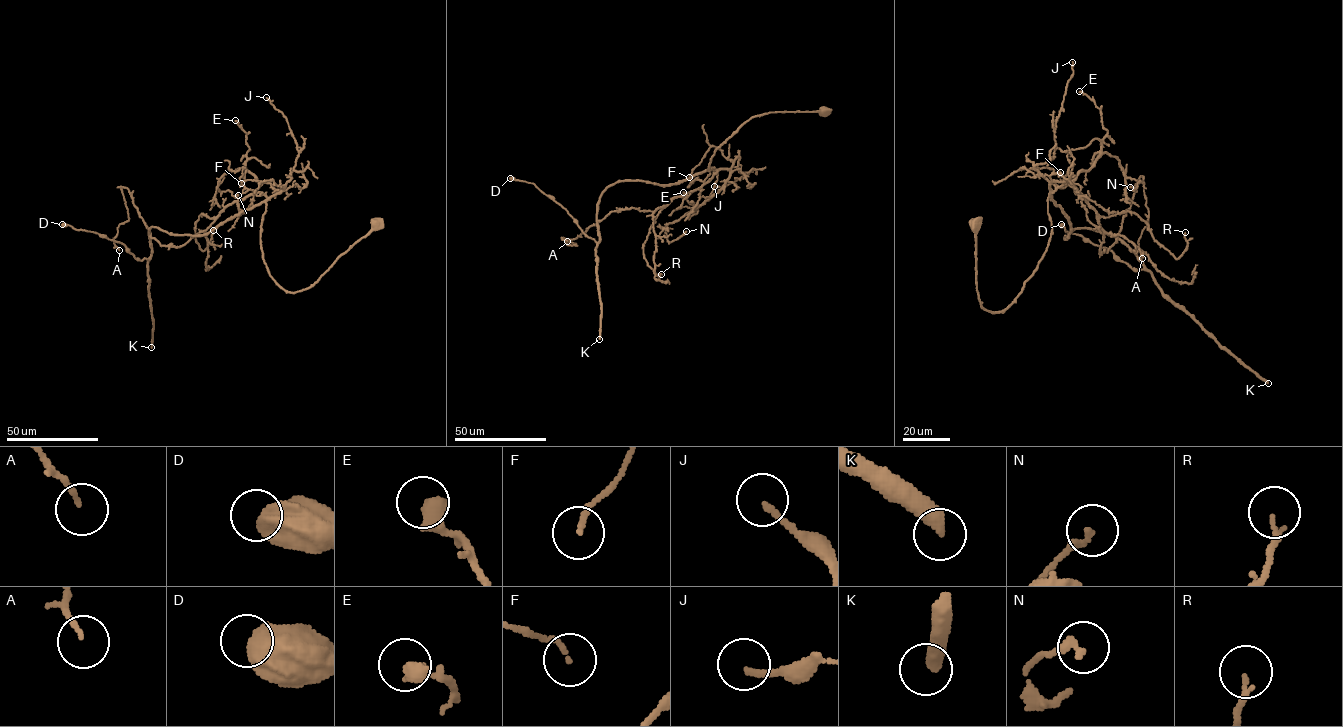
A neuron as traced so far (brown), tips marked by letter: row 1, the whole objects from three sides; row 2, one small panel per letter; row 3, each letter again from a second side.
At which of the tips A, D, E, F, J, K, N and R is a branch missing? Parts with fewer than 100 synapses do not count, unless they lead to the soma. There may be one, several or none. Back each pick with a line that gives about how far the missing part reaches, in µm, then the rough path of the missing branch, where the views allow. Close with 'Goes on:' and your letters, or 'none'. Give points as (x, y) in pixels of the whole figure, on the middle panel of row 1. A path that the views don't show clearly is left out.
K: about 600 µm are missing
Goes on: K

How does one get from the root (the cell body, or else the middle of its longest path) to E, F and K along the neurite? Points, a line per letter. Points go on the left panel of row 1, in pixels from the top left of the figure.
E: (375, 222), (313, 285), (286, 292), (260, 241), (265, 202), (282, 191), (245, 168), (246, 133), (235, 120)
F: (375, 222), (313, 285), (286, 292), (270, 275), (260, 241), (265, 202), (285, 186), (272, 180), (241, 183)
K: (375, 222), (313, 285), (293, 292), (276, 283), (263, 259), (265, 202), (203, 235), (152, 227), (151, 347)

